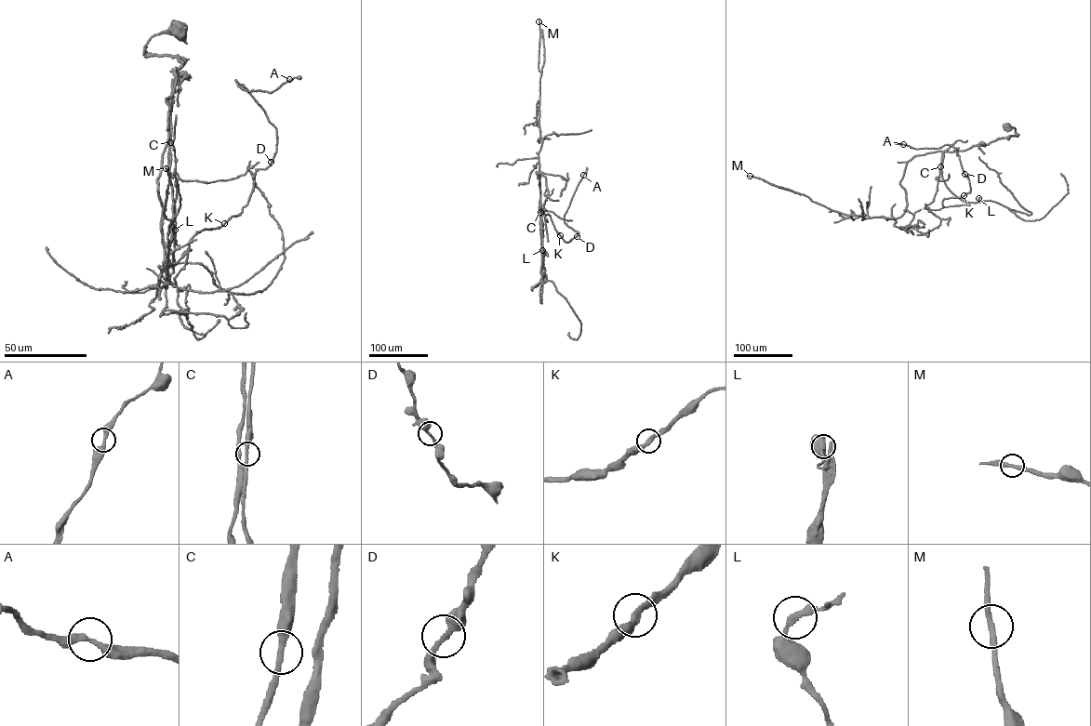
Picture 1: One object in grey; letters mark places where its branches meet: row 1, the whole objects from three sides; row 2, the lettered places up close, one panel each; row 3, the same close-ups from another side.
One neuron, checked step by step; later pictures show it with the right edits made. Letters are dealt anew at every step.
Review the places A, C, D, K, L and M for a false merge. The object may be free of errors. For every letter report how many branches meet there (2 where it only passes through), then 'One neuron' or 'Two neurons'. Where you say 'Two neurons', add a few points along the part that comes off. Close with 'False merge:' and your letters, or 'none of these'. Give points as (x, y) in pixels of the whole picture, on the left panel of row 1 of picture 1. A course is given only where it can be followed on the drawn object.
A: Branches: 2. One neuron
C: Branches: 2. One neuron
D: Branches: 2. One neuron
K: Branches: 2. One neuron
L: Branches: 2. One neuron
M: Branches: 2. One neuron
False merge: none of these

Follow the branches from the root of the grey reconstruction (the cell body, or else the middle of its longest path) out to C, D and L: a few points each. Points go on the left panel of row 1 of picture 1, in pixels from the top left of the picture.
C: (179, 26), (174, 25), (154, 34), (145, 46), (146, 56), (173, 56), (181, 63), (167, 100), (170, 142)
D: (179, 26), (145, 51), (181, 63), (167, 100), (171, 263), (196, 231), (242, 212), (255, 172), (271, 162)
L: (179, 26), (153, 35), (145, 51), (146, 56), (173, 56), (181, 63), (167, 100), (175, 230)

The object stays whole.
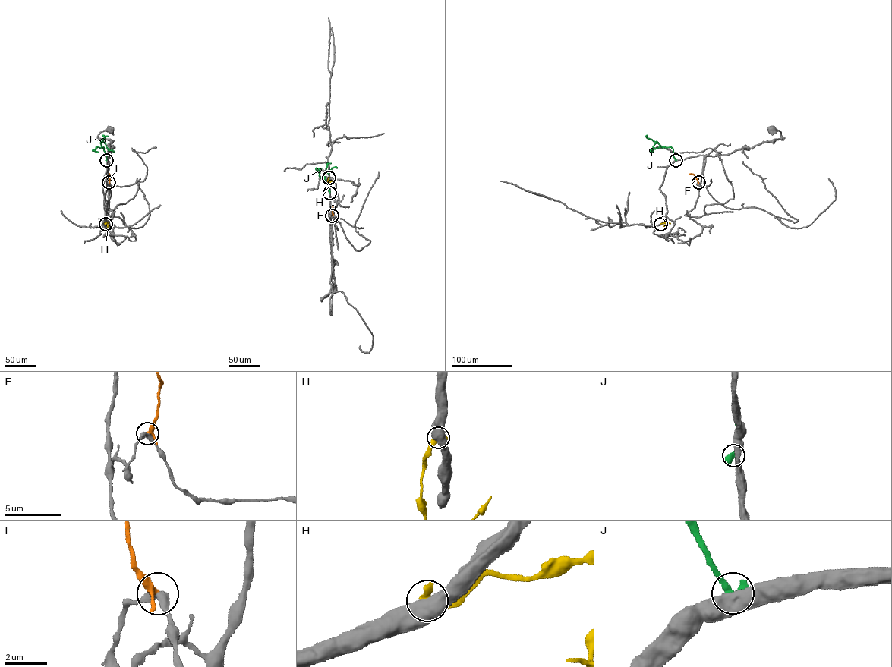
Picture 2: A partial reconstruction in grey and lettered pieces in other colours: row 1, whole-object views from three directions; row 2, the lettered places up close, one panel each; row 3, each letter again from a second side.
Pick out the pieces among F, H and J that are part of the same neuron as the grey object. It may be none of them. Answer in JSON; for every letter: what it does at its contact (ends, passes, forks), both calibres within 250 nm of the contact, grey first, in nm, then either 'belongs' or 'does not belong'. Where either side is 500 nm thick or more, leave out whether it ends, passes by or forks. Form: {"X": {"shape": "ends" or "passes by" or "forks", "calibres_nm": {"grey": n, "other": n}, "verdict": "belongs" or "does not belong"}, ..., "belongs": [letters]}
{"F": {"shape": "passes by", "calibres_nm": {"grey": 400, "other": 240}, "verdict": "does not belong"}, "H": {"calibres_nm": {"grey": 550, "other": 550}, "verdict": "does not belong"}, "J": {"calibres_nm": {"grey": 500, "other": 600}, "verdict": "does not belong"}, "belongs": []}

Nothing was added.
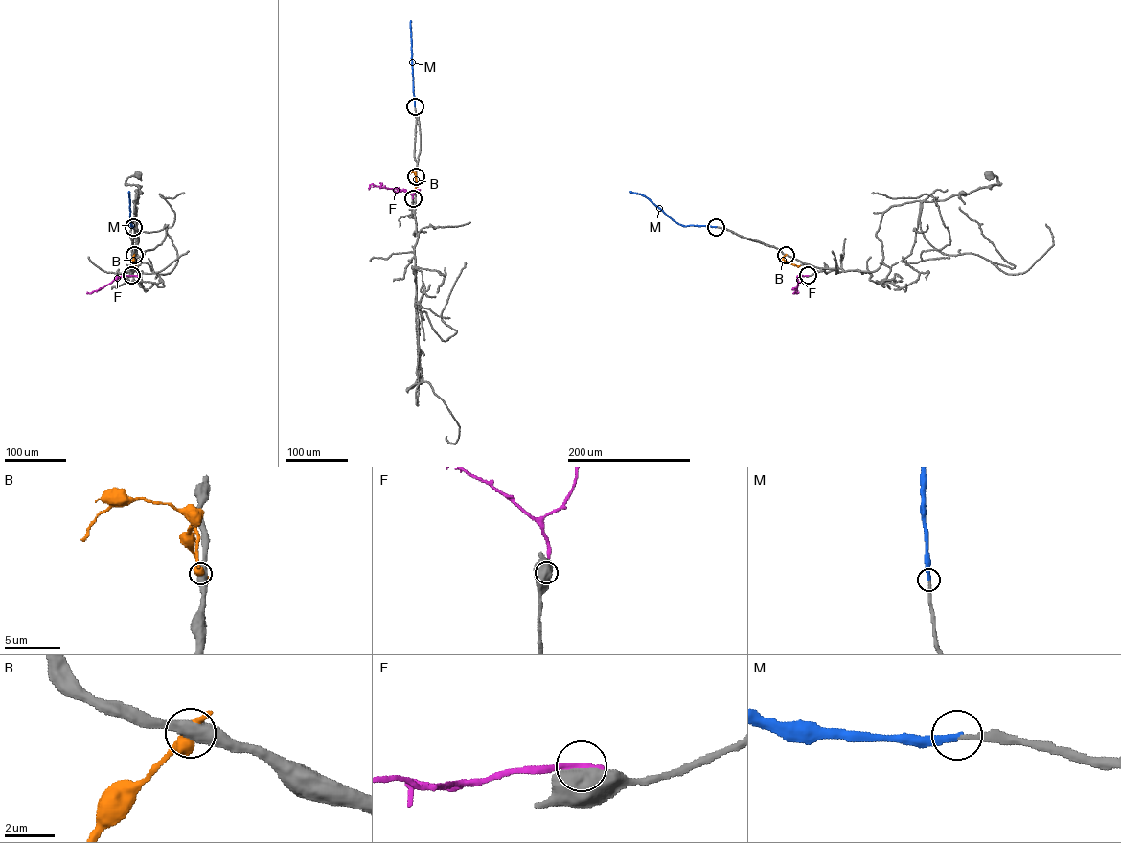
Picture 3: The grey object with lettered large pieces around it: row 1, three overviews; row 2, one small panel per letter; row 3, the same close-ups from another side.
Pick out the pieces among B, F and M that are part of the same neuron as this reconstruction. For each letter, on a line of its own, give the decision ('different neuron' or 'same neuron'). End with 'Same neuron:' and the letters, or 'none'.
B: different neuron
F: different neuron
M: same neuron
Same neuron: M

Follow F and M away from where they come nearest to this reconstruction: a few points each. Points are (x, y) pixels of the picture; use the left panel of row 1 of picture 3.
F: (131, 275), (117, 278), (99, 290), (87, 292)
M: (133, 227), (128, 192)

